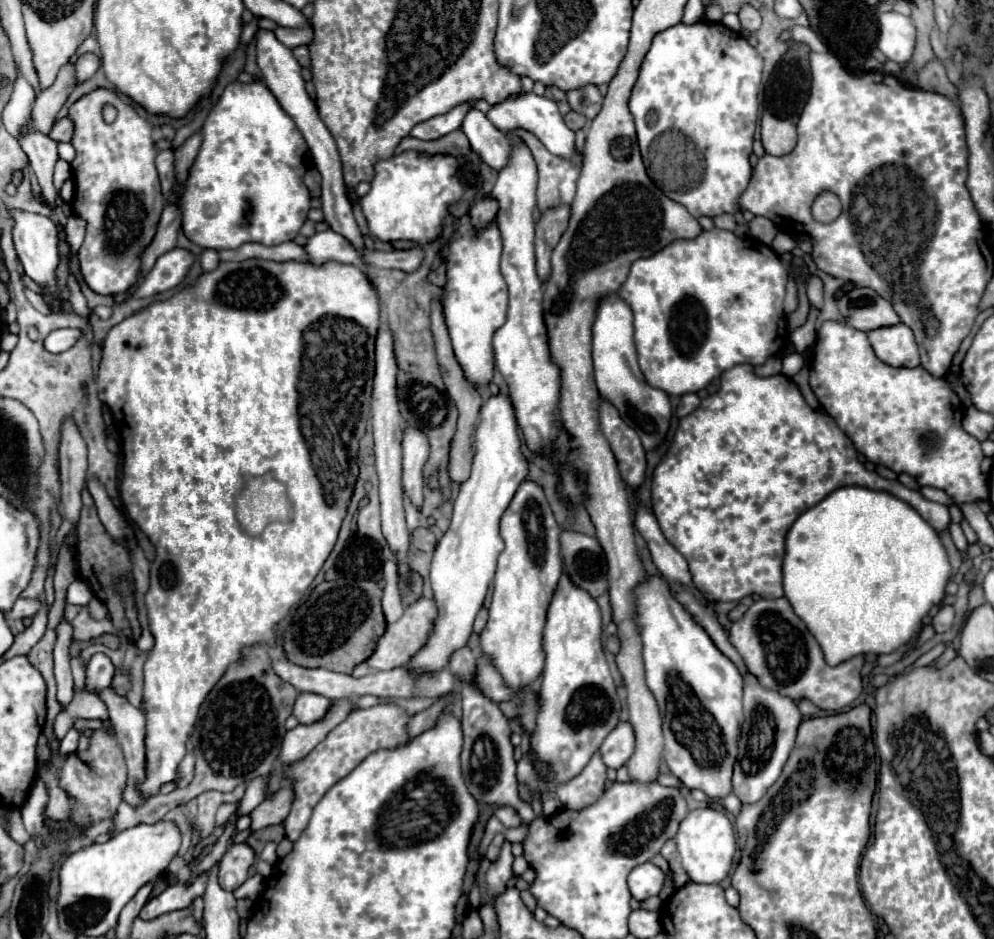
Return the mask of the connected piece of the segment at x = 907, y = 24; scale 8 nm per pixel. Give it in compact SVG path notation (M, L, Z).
M890 11L878 15L878 23L878 49L896 63L908 63L916 47L916 27L912 25L912 19Z

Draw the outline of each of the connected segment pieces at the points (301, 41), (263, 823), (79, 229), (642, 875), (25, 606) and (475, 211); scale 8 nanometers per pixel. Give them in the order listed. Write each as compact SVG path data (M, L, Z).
M278 27L274 29L274 35L280 43L284 43L286 47L298 47L298 45L308 45L312 41L312 29L286 29L286 27Z
M284 785L280 787L280 791L274 793L274 797L264 803L260 803L252 813L250 813L250 831L256 833L268 825L274 825L274 823L282 823L290 811L290 805L292 805L292 789L290 785Z
M70 215L70 217L68 217L68 223L64 225L64 231L66 231L68 247L70 247L70 257L74 257L76 251L82 247L84 233L86 233L86 223L84 223L80 217Z
M652 863L638 865L628 875L628 887L636 901L646 901L650 897L656 897L662 885L664 885L664 873Z
M18 599L12 607L12 613L8 615L10 619L24 619L24 617L34 617L42 607L42 601L38 599Z
M484 197L480 203L472 205L472 209L470 209L470 221L472 221L474 231L476 233L486 231L488 225L494 221L496 211L498 211L498 205L496 205L496 201L492 201L492 197Z

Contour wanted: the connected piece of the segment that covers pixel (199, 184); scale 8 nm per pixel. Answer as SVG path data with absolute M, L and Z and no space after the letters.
M234 81L234 83L228 83L226 89L224 89L224 93L220 95L218 103L214 105L214 109L210 111L208 117L212 117L212 119L206 119L206 121L204 121L204 129L201 129L204 141L202 141L194 165L192 165L190 171L188 171L188 179L184 181L184 199L168 199L168 197L172 195L174 185L176 185L174 151L172 151L172 149L160 151L158 157L156 157L156 167L158 167L158 173L160 173L162 193L164 193L164 197L166 197L168 203L176 201L176 203L180 205L180 209L182 209L182 231L184 231L184 235L186 235L192 243L200 245L202 249L216 249L216 251L222 251L222 249L236 249L236 247L240 247L240 245L244 245L244 243L278 245L278 243L284 243L284 241L292 241L292 239L298 235L298 231L300 231L300 227L302 227L302 223L306 221L308 211L310 211L310 193L308 193L308 187L304 185L304 173L306 173L304 153L306 153L308 147L306 147L306 141L304 141L302 133L298 131L298 127L296 127L296 131L294 131L294 121L292 121L292 117L280 107L280 103L276 101L276 97L270 93L270 89L268 89L262 81L252 81L252 83Z

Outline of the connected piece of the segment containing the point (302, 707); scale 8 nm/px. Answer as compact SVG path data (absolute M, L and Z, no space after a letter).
M298 693L292 715L302 723L302 725L310 725L314 721L320 721L320 717L324 717L324 713L330 707L330 699L316 695L316 693Z

